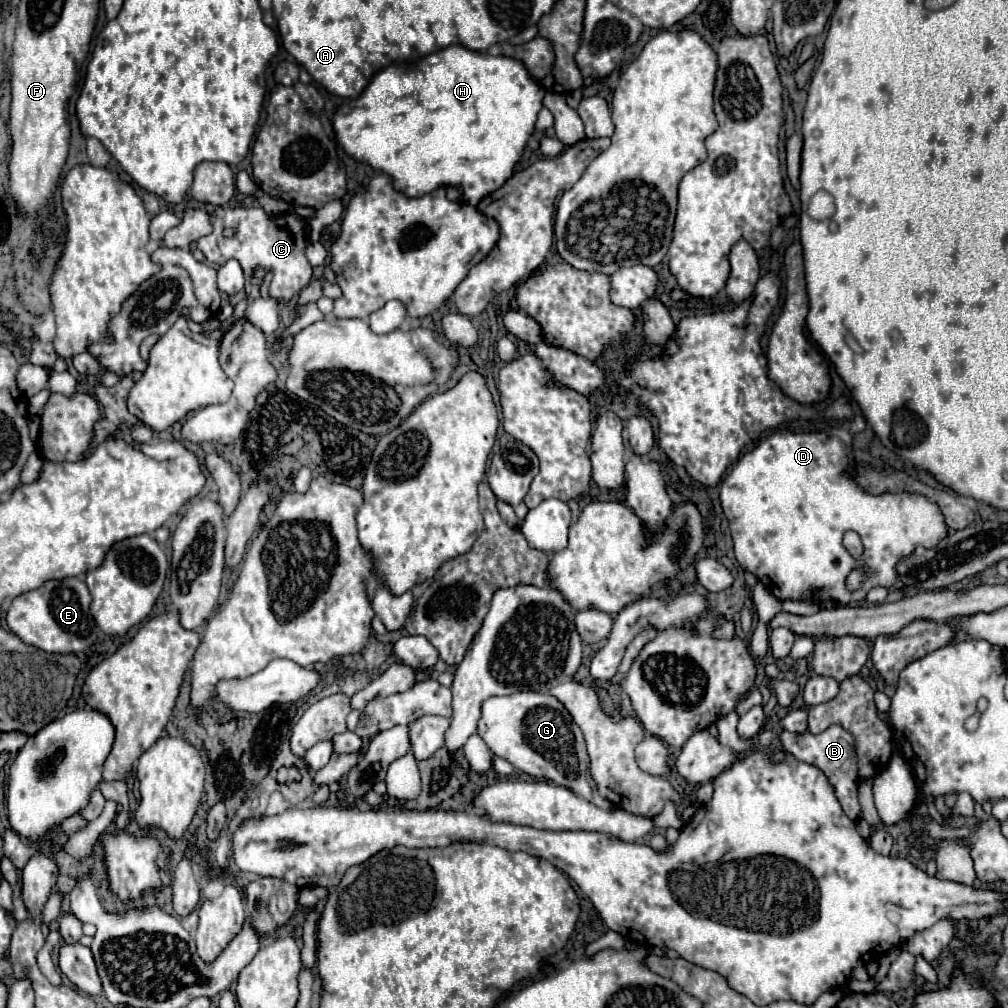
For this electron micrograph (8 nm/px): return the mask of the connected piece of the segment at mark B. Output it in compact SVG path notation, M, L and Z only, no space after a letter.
M833 724L827 730L823 730L821 734L795 734L795 732L787 732L781 730L779 734L781 746L785 752L793 754L797 760L807 762L817 766L819 770L825 772L825 776L829 778L829 782L835 786L835 794L843 806L843 812L851 818L851 820L859 820L861 818L861 806L857 800L857 784L859 784L859 774L857 774L857 752L855 752L855 738L851 736L851 732L847 732L843 726Z

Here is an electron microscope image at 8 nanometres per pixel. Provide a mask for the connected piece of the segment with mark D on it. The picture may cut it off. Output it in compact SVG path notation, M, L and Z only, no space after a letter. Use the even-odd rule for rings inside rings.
M857 414L851 422L845 426L828 426L823 430L801 432L779 430L779 432L775 432L775 434L763 438L755 450L743 454L743 456L737 460L737 464L733 466L731 474L725 476L725 480L723 480L723 484L721 484L721 506L723 506L723 512L725 512L725 516L727 516L727 520L729 520L729 526L731 526L731 536L733 536L733 542L735 542L735 558L737 558L739 566L741 566L743 570L751 572L753 576L757 576L757 578L765 584L765 588L767 588L775 598L779 598L779 600L803 600L803 602L815 602L815 604L819 604L819 602L831 598L831 600L835 600L835 602L839 602L839 604L845 604L845 606L859 604L859 602L865 600L865 594L867 594L871 588L875 588L875 586L891 588L891 586L897 582L895 562L899 562L901 558L907 558L907 554L911 554L911 550L913 550L917 544L921 544L921 546L935 546L935 542L939 542L939 540L945 538L947 526L945 526L945 522L943 522L943 516L941 516L939 508L937 508L935 504L931 504L927 498L923 498L923 496L919 496L919 494L907 494L907 492L903 492L903 494L899 494L899 496L895 496L895 494L871 496L871 494L865 494L865 491L862 491L861 488L859 489L855 480L846 473L847 467L849 467L848 464L854 463L852 458L853 434L862 432L866 427L867 423L862 414ZM847 530L855 530L855 532L861 536L861 542L863 542L863 550L865 550L865 552L863 552L863 556L861 556L859 560L855 560L855 558L843 548L843 544L841 544L841 538L843 538L843 534L845 534ZM853 568L867 568L865 582L863 582L861 588L855 590L855 592L847 590L847 586L845 586L845 580L847 580L847 576L849 576L849 572L851 572Z

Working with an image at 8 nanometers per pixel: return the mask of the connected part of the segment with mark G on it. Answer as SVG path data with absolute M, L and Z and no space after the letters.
M551 694L539 696L493 696L481 704L481 718L477 722L477 734L485 740L495 756L505 758L517 770L561 784L589 802L595 802L593 782L587 766L585 740L575 726L567 708Z

